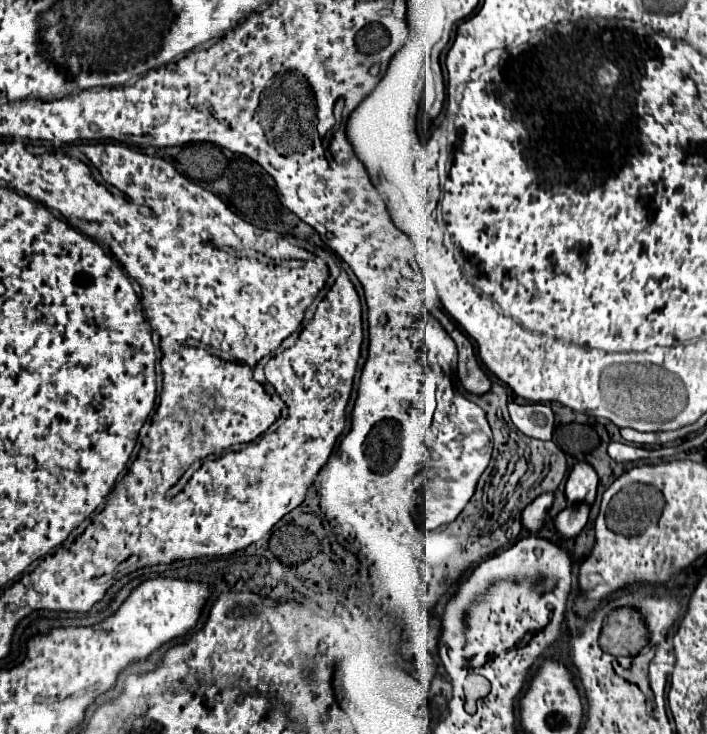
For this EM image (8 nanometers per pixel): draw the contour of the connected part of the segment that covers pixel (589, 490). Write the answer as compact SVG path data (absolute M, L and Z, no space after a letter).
M578 462L566 482L566 502L568 504L592 504L596 498L598 476L594 468L586 462Z

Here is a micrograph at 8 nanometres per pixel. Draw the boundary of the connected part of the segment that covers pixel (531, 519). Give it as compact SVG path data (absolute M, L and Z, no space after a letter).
M552 494L538 496L532 504L528 504L524 508L524 512L522 512L522 526L528 532L532 532L532 534L538 532L544 526L544 522L546 522L546 514L548 514L552 502L554 502L554 496Z

